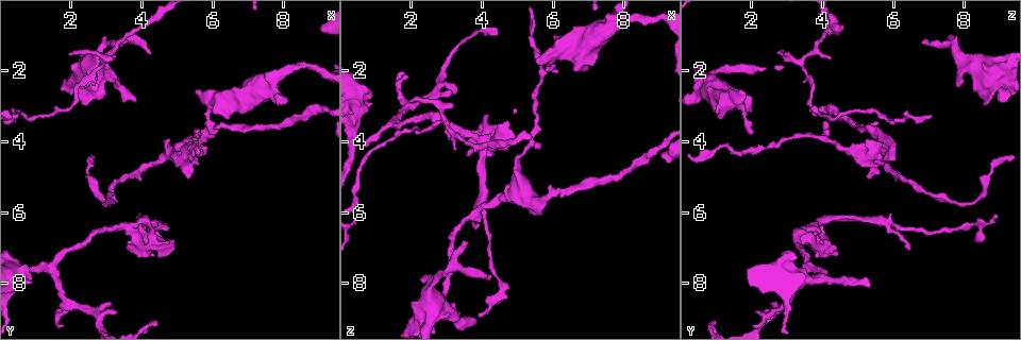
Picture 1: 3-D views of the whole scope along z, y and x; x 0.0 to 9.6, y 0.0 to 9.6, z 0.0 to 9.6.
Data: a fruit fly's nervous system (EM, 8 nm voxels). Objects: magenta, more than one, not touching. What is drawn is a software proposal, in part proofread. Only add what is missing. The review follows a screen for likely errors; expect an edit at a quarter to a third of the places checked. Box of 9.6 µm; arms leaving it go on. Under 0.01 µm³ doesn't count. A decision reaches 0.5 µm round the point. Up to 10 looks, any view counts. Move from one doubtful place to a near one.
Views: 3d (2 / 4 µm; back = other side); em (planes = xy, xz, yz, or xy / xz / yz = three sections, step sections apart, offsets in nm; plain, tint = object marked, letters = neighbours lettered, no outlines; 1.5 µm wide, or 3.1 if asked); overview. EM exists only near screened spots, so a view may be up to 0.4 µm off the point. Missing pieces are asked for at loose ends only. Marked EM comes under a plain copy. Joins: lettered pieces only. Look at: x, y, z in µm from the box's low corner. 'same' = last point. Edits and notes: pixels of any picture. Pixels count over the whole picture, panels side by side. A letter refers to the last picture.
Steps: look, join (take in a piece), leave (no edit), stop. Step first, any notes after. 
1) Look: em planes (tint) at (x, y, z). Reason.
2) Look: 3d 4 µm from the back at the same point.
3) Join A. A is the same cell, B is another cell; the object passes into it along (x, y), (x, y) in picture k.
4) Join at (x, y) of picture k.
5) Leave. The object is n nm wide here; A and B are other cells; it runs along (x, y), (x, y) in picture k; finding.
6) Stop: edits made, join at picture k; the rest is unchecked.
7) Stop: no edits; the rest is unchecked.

Look: em xz step 4 (letters) at (3.25, 1.70, 4.25). Branch stops here.

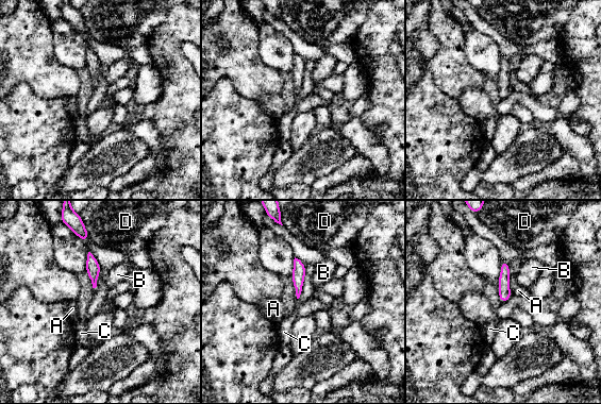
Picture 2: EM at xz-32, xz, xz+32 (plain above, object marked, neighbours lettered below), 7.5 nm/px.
Look: em planes (letters) at the same point.

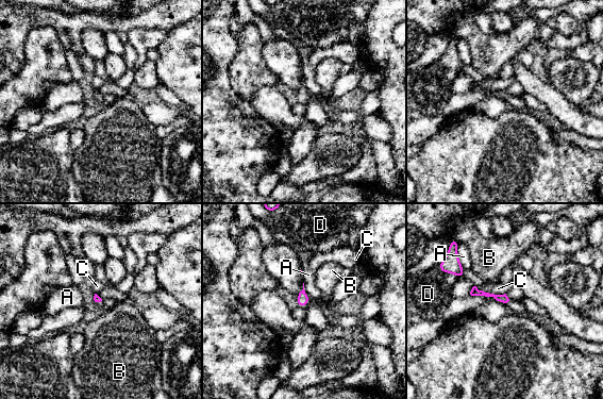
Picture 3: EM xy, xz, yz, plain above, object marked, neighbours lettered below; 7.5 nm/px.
Leave. A, B, C and D are other cells; it runs along (472, 293), (493, 295), (505, 300) in picture 3; none of them fits.

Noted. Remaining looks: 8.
Look: 3d 4 µm at (2.75, 2.80, 8.50). An open end.

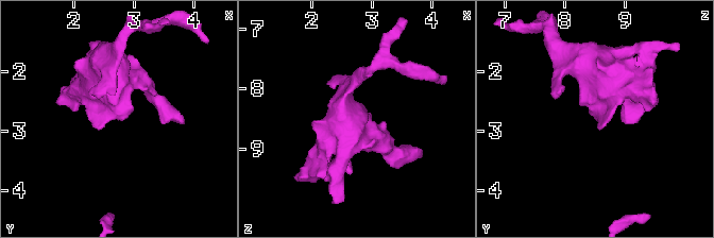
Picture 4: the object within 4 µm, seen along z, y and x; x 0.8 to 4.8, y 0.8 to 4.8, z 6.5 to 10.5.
Look: em xy step 4 (letters) at (2.85, 2.80, 8.55). Need the tissue.

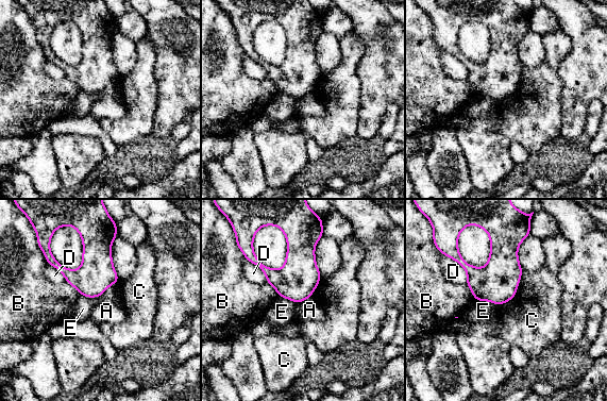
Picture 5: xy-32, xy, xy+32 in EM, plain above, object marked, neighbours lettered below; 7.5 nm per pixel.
Look: em planes (letters) at the same point. Cut it another way.

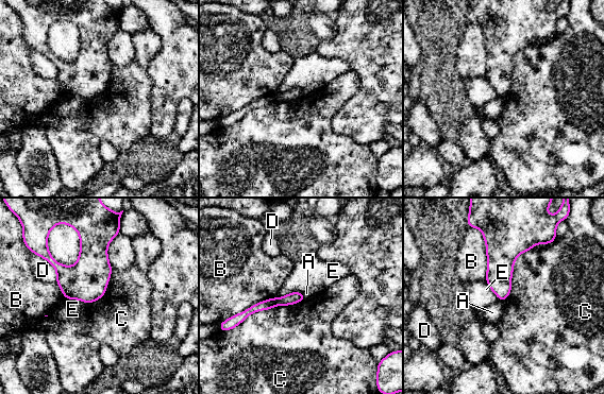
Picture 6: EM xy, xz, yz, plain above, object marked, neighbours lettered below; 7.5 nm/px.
Leave. A, B, C, D and E are other cells; none of them fits.

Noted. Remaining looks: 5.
Look: em planes (letters) at (5.35, 5.05, 5.25). An open end.

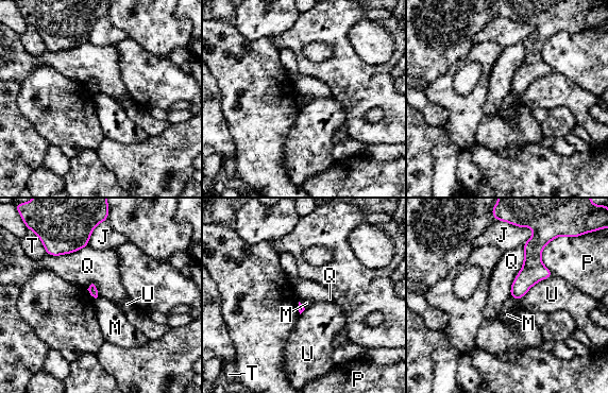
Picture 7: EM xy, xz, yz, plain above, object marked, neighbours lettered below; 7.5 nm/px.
Leave. J, M, P, Q, T and U are other cells; a border runs along (510, 296), (517, 301) in picture 7; no lettered piece goes on from it.

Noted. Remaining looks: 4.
Look: em planes (letters) at (9.05, 0.80, 4.40). End of a long branch.

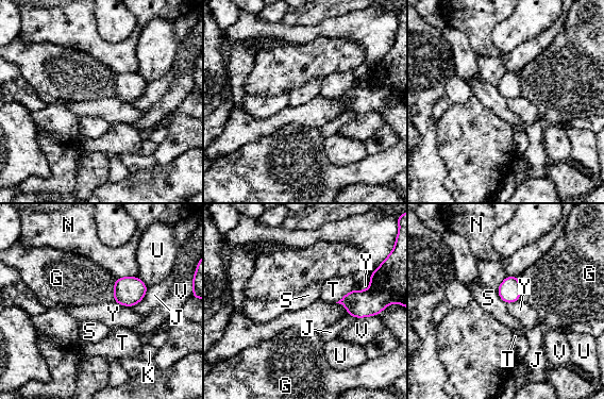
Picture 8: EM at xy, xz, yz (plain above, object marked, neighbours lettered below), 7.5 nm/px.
Leave. G, J, K, N, S, T, U, V and Y are other cells; a border runs along (116, 278), (113, 301) in picture 8; none of them fits.

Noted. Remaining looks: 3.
Stop: no edits; the rest is unchecked.

